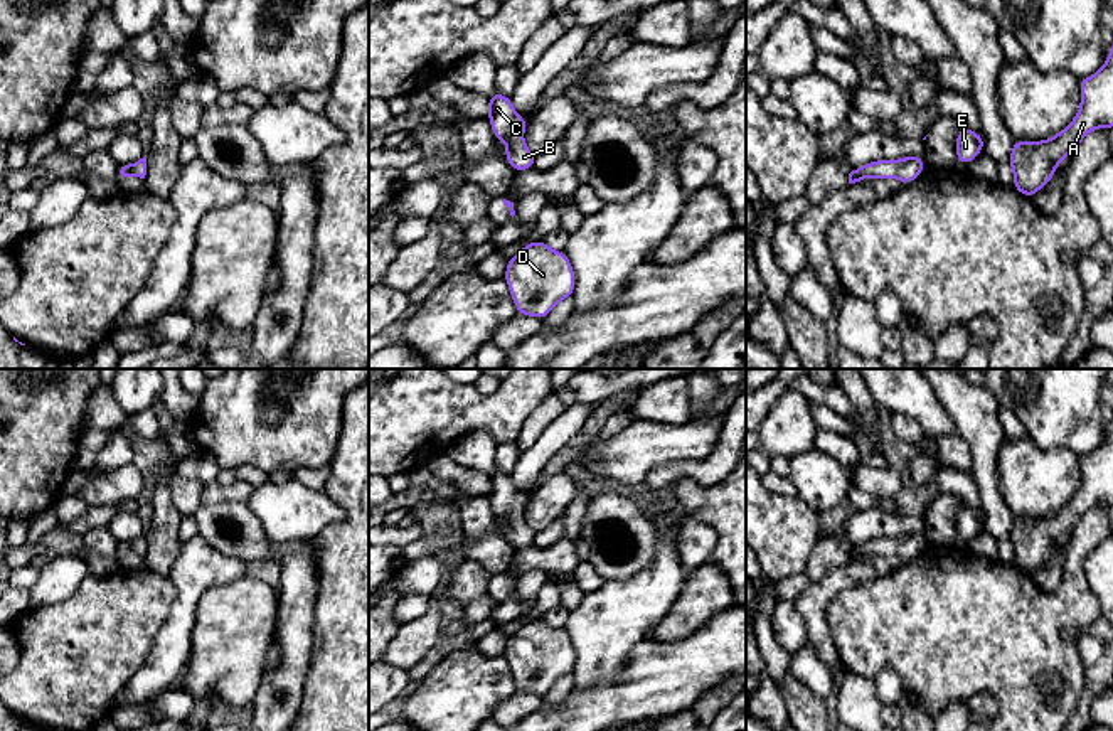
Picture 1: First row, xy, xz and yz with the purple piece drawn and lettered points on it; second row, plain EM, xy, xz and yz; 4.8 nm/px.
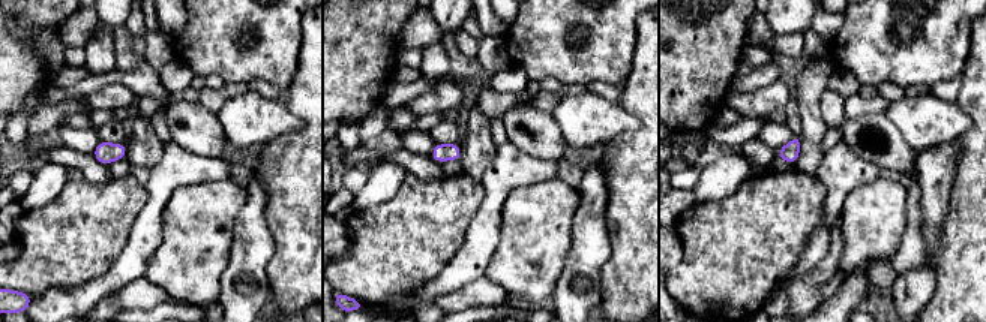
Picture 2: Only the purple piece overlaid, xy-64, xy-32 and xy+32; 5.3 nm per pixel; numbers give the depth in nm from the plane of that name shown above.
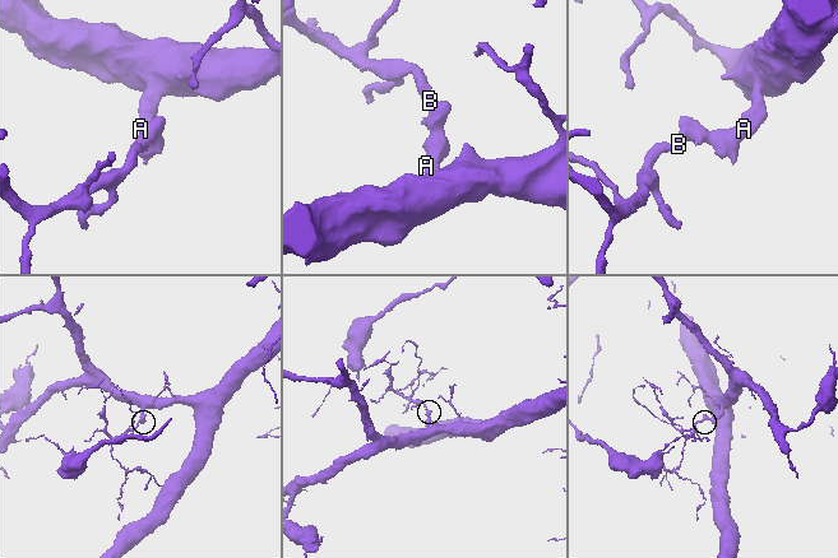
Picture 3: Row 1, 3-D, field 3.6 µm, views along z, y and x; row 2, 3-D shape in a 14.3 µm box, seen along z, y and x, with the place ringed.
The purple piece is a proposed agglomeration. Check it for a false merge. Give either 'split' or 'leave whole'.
leave whole

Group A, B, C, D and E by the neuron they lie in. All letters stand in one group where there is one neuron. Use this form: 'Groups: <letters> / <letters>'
Groups: A B C D E

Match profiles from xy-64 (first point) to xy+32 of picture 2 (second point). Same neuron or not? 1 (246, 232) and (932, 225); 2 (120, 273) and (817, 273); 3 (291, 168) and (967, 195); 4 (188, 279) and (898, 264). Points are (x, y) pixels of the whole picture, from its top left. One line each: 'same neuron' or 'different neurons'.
1: same neuron
2: different neurons
3: same neuron
4: different neurons

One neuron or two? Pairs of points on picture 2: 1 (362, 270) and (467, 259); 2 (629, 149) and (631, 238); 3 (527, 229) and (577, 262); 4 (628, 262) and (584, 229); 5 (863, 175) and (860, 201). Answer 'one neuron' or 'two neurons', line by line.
1: two neurons
2: one neuron
3: two neurons
4: two neurons
5: two neurons

